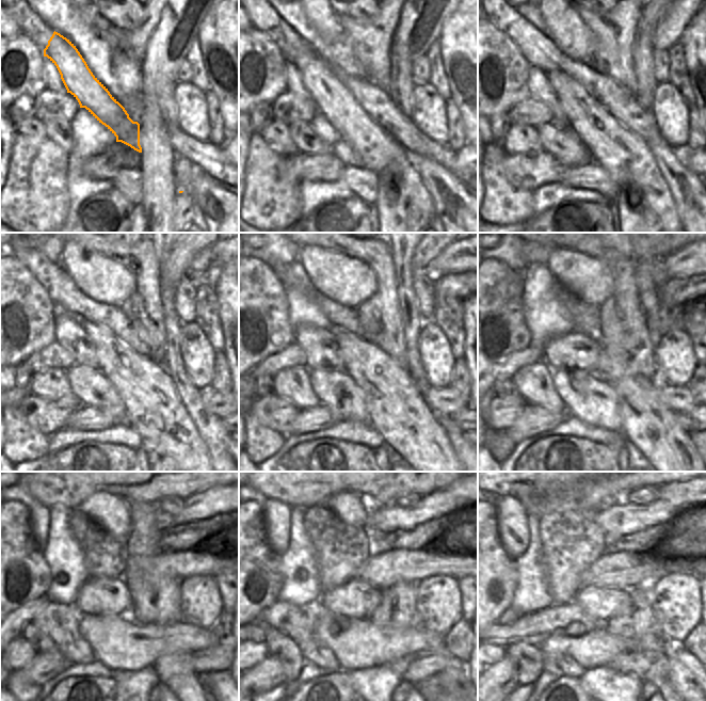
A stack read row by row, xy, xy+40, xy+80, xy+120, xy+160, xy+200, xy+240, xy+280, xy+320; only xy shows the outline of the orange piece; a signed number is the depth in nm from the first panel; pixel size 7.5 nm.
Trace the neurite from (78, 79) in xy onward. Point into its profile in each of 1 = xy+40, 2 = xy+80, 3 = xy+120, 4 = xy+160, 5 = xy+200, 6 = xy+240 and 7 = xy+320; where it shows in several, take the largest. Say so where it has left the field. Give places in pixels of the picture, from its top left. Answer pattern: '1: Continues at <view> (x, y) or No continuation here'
1: Continues at xy+40 (378, 149)
2: Continues at xy+80 (627, 158)
3: Continues at xy+120 (154, 410)
4: Continues at xy+160 (396, 409)
5: Continues at xy+200 (662, 435)
6: Continues at xy+240 (182, 672)
7: Continues at xy+320 (658, 672)

